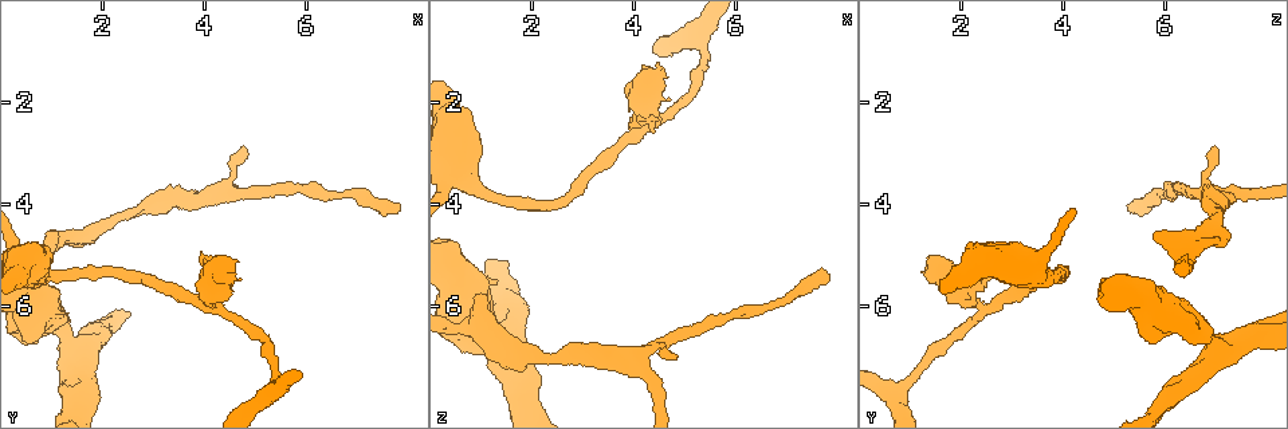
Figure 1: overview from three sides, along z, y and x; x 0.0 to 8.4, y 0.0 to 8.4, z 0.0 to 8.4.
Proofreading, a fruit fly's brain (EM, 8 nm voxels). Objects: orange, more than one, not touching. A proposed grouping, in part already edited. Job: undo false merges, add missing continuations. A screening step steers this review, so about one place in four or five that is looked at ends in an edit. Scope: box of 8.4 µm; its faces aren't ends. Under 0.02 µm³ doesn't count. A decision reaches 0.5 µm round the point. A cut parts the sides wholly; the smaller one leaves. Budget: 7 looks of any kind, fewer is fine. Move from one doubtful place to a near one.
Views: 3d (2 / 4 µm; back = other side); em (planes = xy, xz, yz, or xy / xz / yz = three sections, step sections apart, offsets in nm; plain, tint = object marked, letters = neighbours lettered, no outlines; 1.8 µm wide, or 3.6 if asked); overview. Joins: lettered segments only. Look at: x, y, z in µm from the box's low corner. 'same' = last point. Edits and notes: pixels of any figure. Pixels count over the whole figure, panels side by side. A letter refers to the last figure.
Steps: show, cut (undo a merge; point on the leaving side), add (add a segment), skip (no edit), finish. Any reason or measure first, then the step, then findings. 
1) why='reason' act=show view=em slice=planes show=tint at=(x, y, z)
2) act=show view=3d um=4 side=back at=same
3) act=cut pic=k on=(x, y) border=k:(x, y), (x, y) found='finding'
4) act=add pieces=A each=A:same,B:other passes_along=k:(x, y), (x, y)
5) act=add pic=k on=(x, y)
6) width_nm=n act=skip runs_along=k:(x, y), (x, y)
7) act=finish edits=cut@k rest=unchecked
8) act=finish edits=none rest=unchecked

why='stops while still wide' act=show view=3d um=4 at=(0.80, 6.65, 6.85)

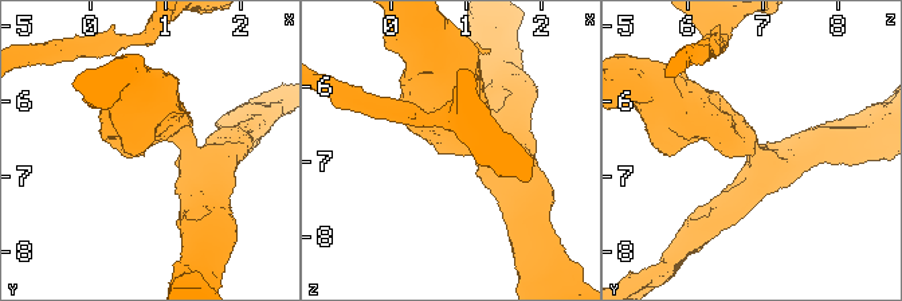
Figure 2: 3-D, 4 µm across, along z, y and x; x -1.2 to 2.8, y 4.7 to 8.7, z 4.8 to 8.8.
why='shape alone is not enough' act=show view=em slice=planes show=letters at=(0.75, 6.70, 6.85)

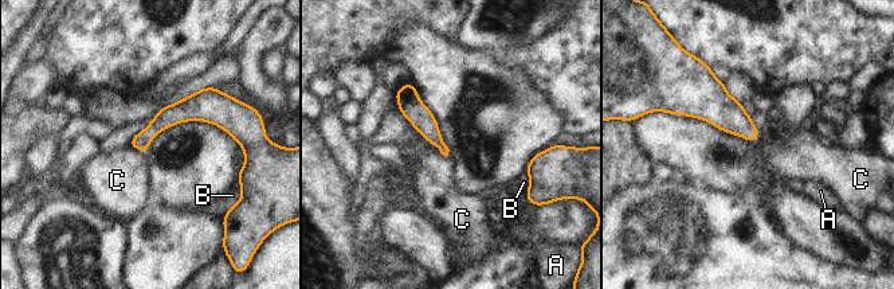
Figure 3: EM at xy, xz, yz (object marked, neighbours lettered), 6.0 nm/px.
longest_contact=C:420nm act=skip each=A:other,B:other,C:other runs_along=3:(226, 121), (177, 112), (133, 143) found='no lettered segment goes on from it'

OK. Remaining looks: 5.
why='an open end' act=show view=em slice=planes show=letters at=(0.90, 4.65, 5.75)

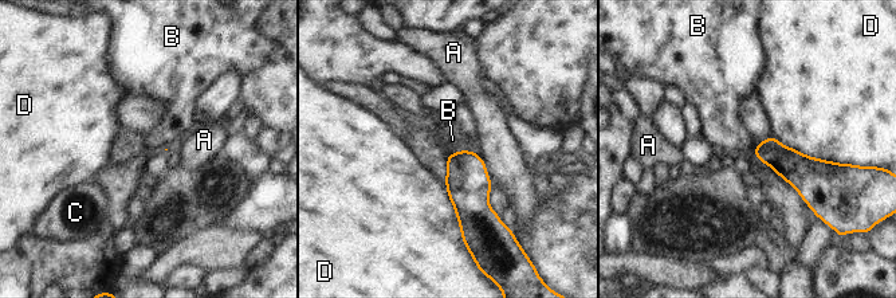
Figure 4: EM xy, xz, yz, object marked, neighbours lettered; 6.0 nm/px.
act=skip each=A:other,B:other,C:other,D:other border=4:(462, 149), (448, 155) found='no lettered segment goes on from it'

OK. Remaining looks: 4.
why='an open end' act=show view=em slice=planes show=tint at=(7.85, 4.05, 5.60)

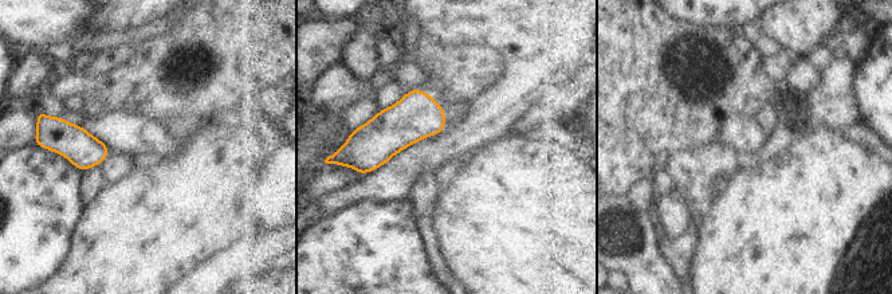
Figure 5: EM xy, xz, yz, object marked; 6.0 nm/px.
act=show view=em slice=planes show=letters at=same

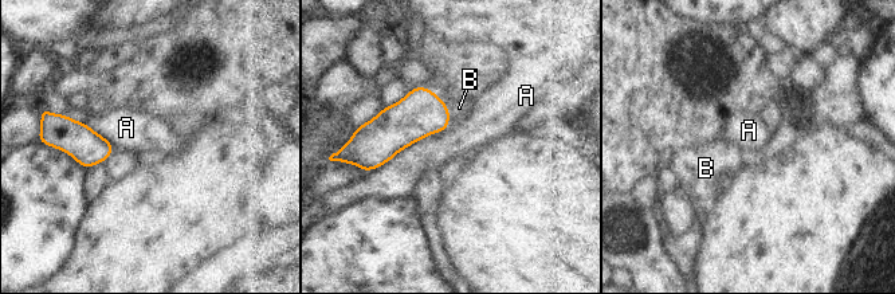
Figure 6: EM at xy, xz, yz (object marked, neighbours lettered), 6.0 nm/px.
act=add pieces=B each=A:other,B:same passes_along=6:(420, 113), (443, 102), (459, 108) found='the cell continues'

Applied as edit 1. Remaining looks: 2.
act=finish edits=add@6 rest=unchecked

